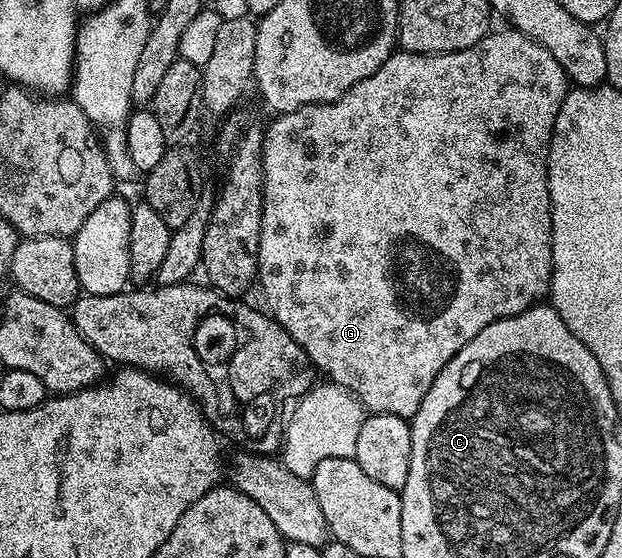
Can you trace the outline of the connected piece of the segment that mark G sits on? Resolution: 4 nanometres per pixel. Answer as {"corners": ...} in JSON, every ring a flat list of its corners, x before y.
{"corners":[[506,29,499,30,496,34,495,31,488,32,477,44,448,54,392,53,391,57,385,60,385,64,381,64,381,68,373,72,373,76,349,88,349,92,345,92,345,96,341,96,337,101,316,106,302,106,299,110,280,114,274,119,276,122,271,127,269,125,266,127,263,136,263,215,259,241,258,289,263,289,263,298,268,306,266,309,271,317,281,324,281,328,285,328,285,332,289,332,289,336,293,336,293,340,297,340,297,344,301,344,301,348,309,356,312,367,320,375,326,376,330,381,348,390,354,398,359,400,364,411,372,414,392,414,408,420,414,418,417,408,421,408,421,400,425,400,425,392,429,392,441,368,445,368,445,364,449,364,449,360,453,360,453,356,457,356,457,352,461,352,461,348,465,348,465,344,469,344,469,340,473,340,473,336,477,336,481,328,502,318,525,312,540,300,546,299,551,289,551,193,547,179,547,157,557,112,569,89,569,79,561,68,561,64,553,60,553,52,541,48,541,44,537,44,520,30]]}

